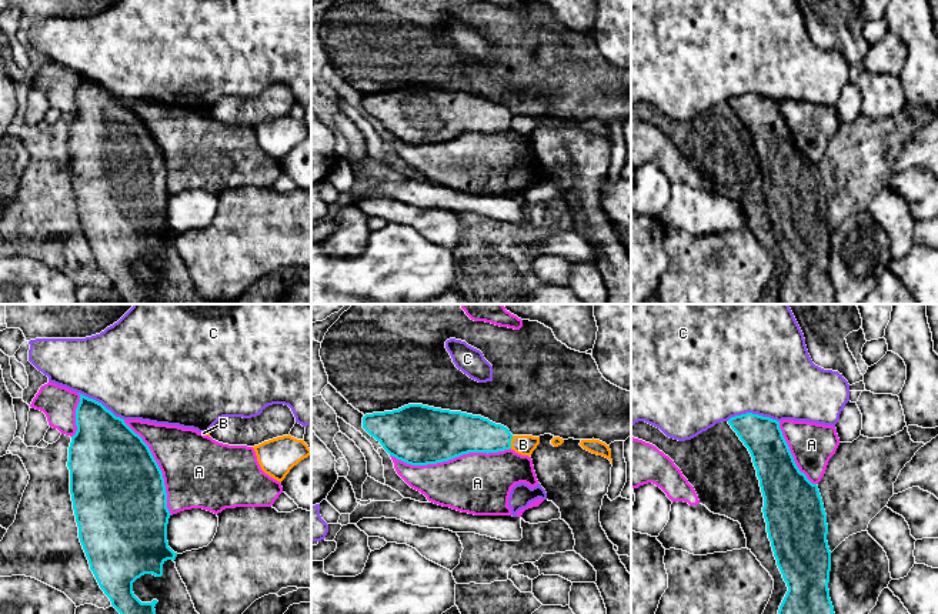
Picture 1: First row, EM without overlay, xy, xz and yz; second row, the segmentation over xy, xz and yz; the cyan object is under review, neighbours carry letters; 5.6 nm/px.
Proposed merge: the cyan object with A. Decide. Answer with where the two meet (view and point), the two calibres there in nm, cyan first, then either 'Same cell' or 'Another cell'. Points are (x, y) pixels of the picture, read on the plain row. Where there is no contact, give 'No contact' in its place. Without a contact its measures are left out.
Touches cyan at xz (450, 139). Thickness 340 nm (cyan) against 360 nm. Another cell

